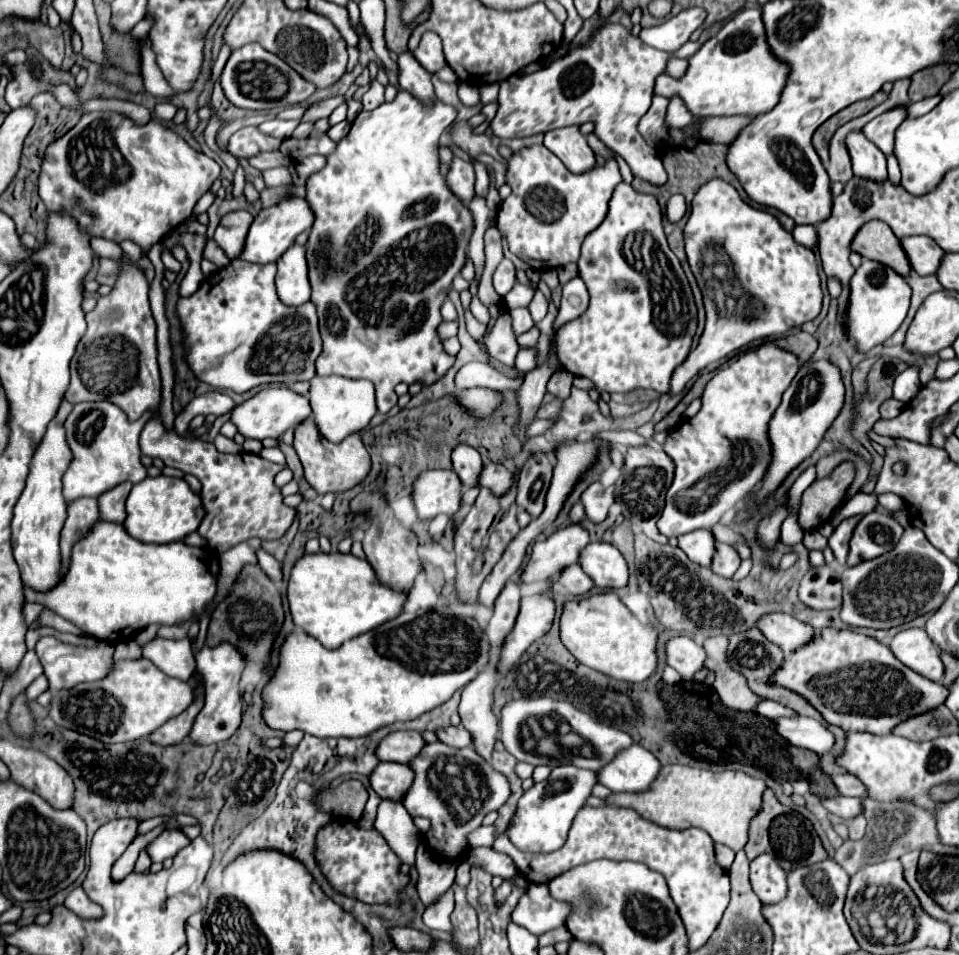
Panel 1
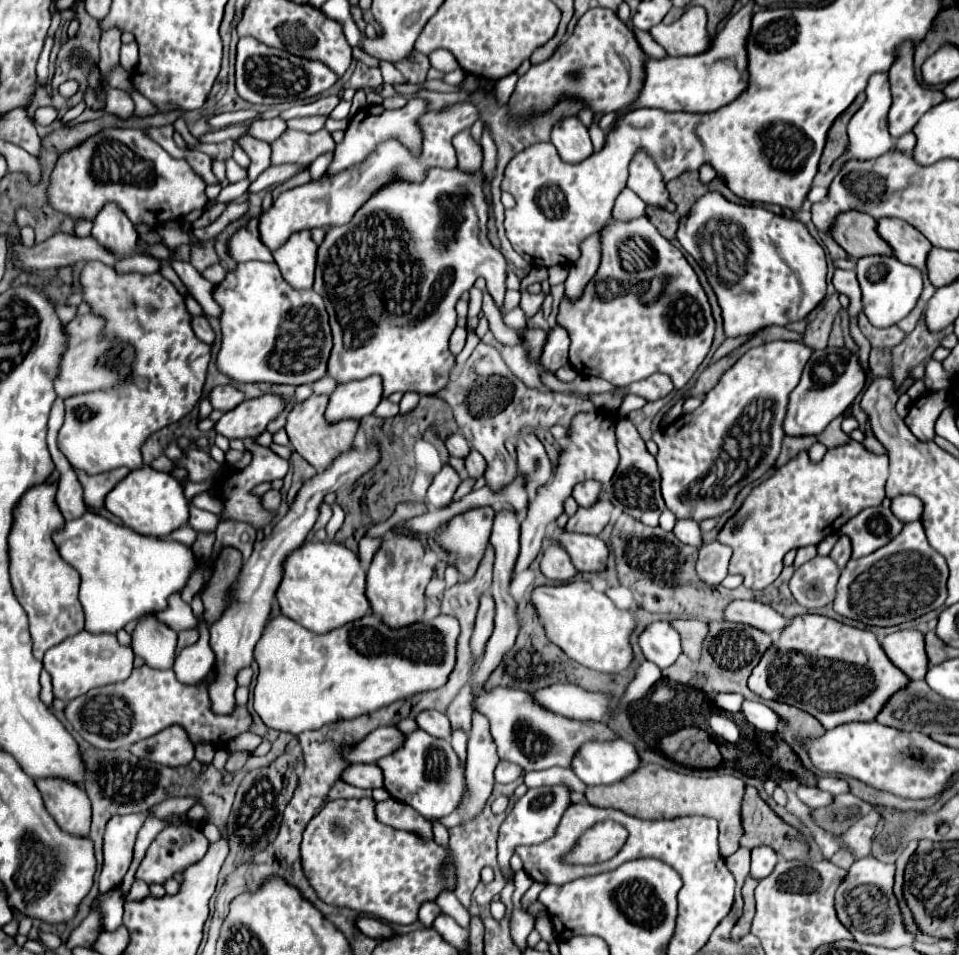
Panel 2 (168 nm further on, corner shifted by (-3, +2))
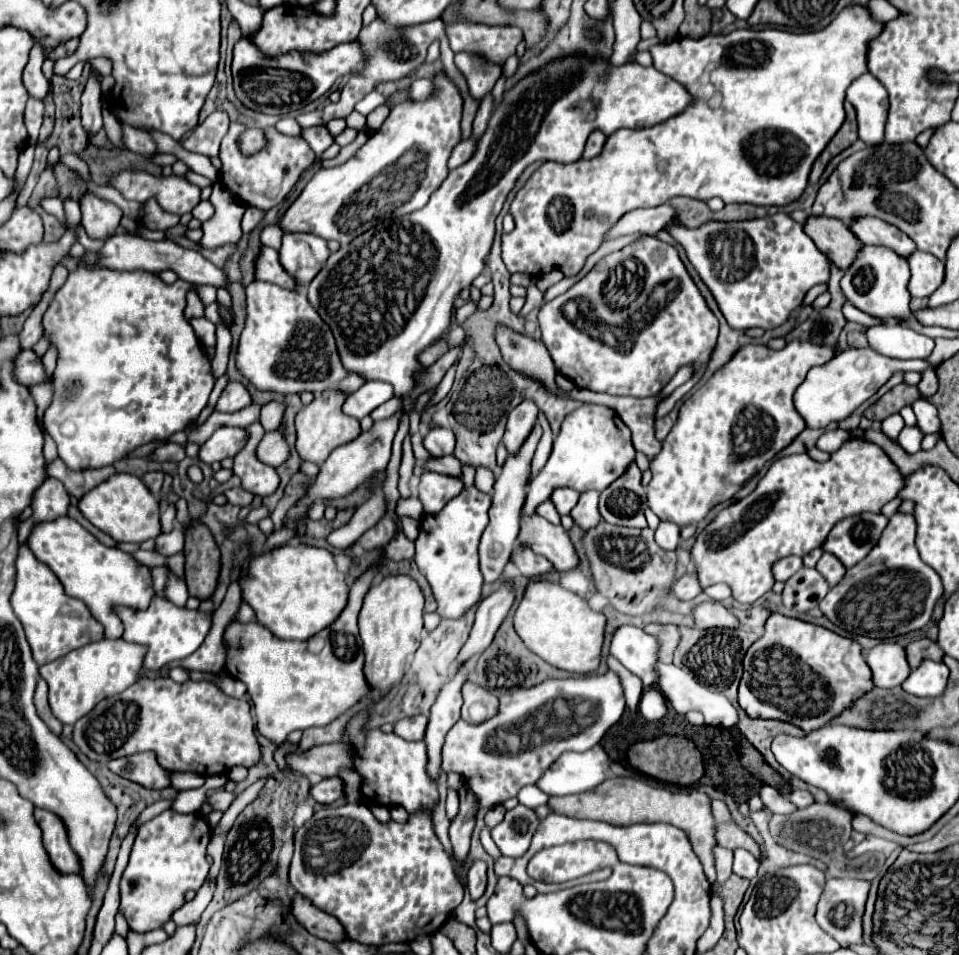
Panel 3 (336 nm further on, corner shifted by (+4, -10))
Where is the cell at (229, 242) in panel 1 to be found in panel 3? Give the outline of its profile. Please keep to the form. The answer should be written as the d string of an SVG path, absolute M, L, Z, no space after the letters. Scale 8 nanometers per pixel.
M262 248L262 254L256 262L256 278L278 284L286 290L300 290L300 286L296 286L296 280L290 274L286 274L286 270L280 266L278 250L274 248Z

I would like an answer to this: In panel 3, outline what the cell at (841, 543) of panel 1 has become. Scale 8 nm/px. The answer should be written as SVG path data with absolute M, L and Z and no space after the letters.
M828 552L822 554L822 558L816 564L816 570L824 576L824 580L828 582L828 586L836 586L842 580L844 572L846 572L846 568L842 566L842 562L834 554L828 554Z

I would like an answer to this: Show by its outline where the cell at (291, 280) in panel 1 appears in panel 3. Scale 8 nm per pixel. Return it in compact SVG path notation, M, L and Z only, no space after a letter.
M284 234L280 262L300 284L308 284L328 260L328 240L316 234Z

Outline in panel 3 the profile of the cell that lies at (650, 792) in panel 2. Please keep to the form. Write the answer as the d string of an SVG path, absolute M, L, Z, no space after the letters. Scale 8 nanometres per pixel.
M628 776L628 778L608 778L596 790L588 790L584 794L572 794L564 798L550 798L548 806L552 812L560 812L564 816L572 818L588 818L588 820L602 820L614 826L630 826L638 822L666 822L680 830L684 830L692 842L692 848L696 850L696 856L700 858L706 878L710 884L716 882L716 870L714 870L714 858L712 848L716 844L714 840L714 820L710 812L710 798L698 790L684 790L684 792L670 792L664 788L656 788L646 784L640 778Z

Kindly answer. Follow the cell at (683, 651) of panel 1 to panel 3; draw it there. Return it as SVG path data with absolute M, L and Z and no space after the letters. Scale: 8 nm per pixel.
M628 624L618 626L610 642L610 654L618 658L624 668L634 672L642 680L644 688L650 688L656 682L656 652L658 640L646 634L642 628Z

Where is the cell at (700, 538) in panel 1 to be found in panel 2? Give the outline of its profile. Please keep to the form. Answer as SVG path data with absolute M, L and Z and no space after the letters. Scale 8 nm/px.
M677 520L673 534L675 534L683 544L689 544L689 546L695 546L695 548L703 546L703 532L701 532L699 524L693 522L693 520Z

